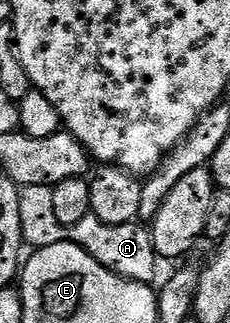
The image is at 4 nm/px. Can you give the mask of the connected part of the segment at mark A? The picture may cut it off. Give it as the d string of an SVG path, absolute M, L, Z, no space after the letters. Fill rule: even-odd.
M27 186L21 188L19 194L19 223L23 225L23 238L30 249L36 250L46 248L52 244L63 244L68 241L77 244L99 266L111 270L116 276L121 276L124 280L134 280L140 284L152 285L153 279L157 276L157 264L159 257L155 246L151 242L151 234L144 223L134 222L123 226L107 226L107 222L99 222L99 218L89 215L69 229L64 228L55 218L55 210L51 207L52 188L47 186Z

